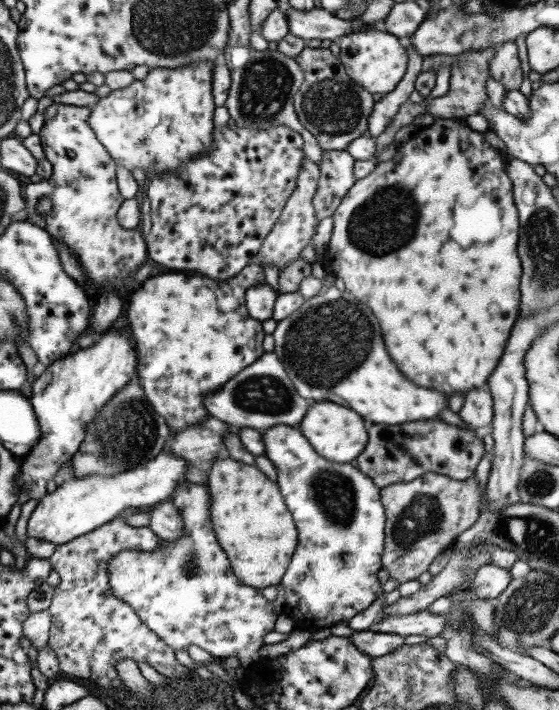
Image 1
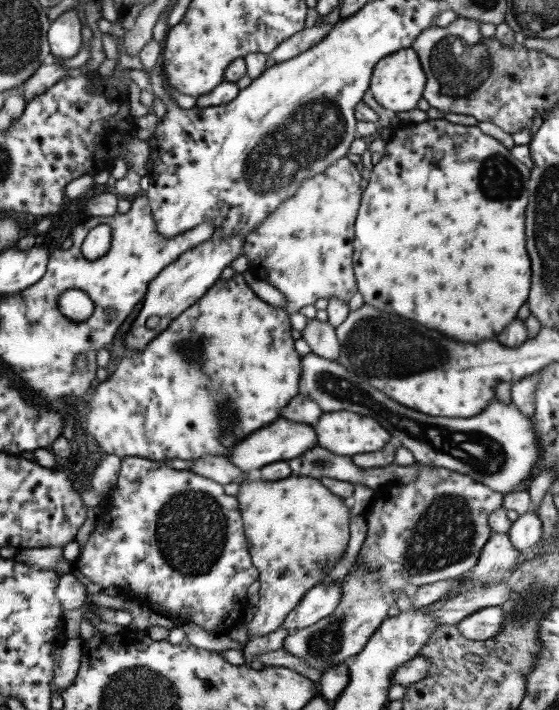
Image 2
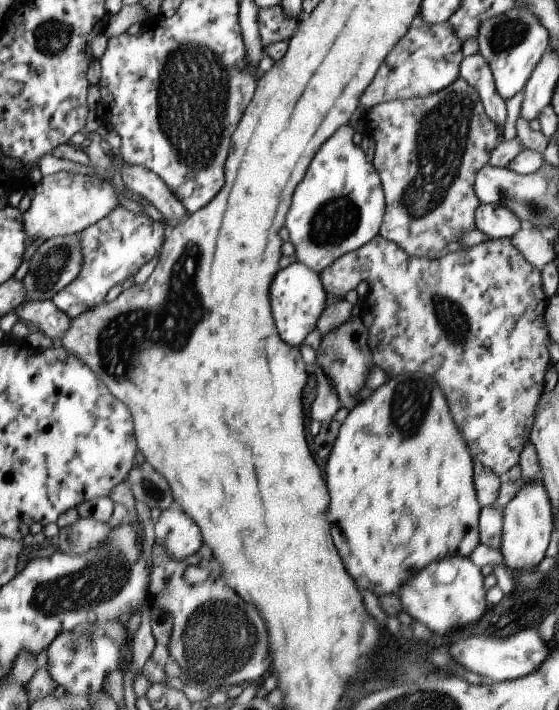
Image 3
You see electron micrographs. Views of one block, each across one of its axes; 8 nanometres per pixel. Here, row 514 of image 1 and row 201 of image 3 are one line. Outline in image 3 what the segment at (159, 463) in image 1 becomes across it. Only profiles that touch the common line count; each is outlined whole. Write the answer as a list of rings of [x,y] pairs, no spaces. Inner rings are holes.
[[[57,172],[51,176],[43,178],[33,178],[25,194],[31,198],[29,208],[21,214],[23,220],[23,232],[27,236],[27,246],[33,244],[33,240],[53,240],[53,238],[63,238],[63,236],[75,236],[81,230],[89,228],[95,222],[101,222],[101,218],[109,216],[119,202],[115,196],[115,190],[111,186],[99,182],[97,178],[89,176],[79,176],[79,174],[67,174],[67,172]]]

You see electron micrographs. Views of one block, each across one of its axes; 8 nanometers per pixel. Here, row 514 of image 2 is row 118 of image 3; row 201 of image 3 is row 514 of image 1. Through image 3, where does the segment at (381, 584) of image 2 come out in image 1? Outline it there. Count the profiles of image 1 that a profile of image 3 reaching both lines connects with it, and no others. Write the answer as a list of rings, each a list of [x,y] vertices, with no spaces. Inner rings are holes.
[[[425,472],[415,480],[383,486],[379,490],[379,500],[385,508],[381,570],[387,570],[391,586],[401,586],[403,582],[417,580],[421,574],[425,574],[431,562],[445,550],[451,550],[457,536],[475,524],[481,510],[481,496],[473,476],[459,482],[435,472]]]

